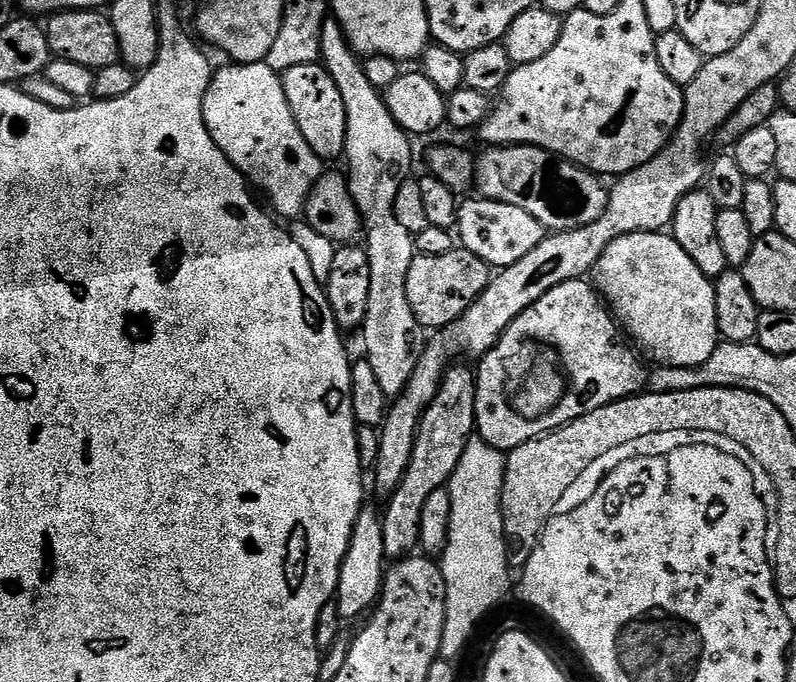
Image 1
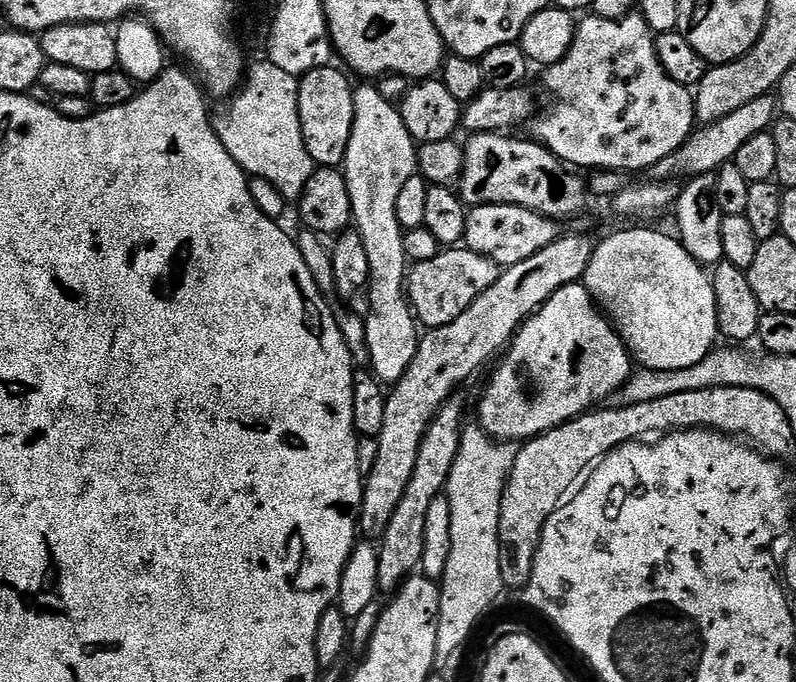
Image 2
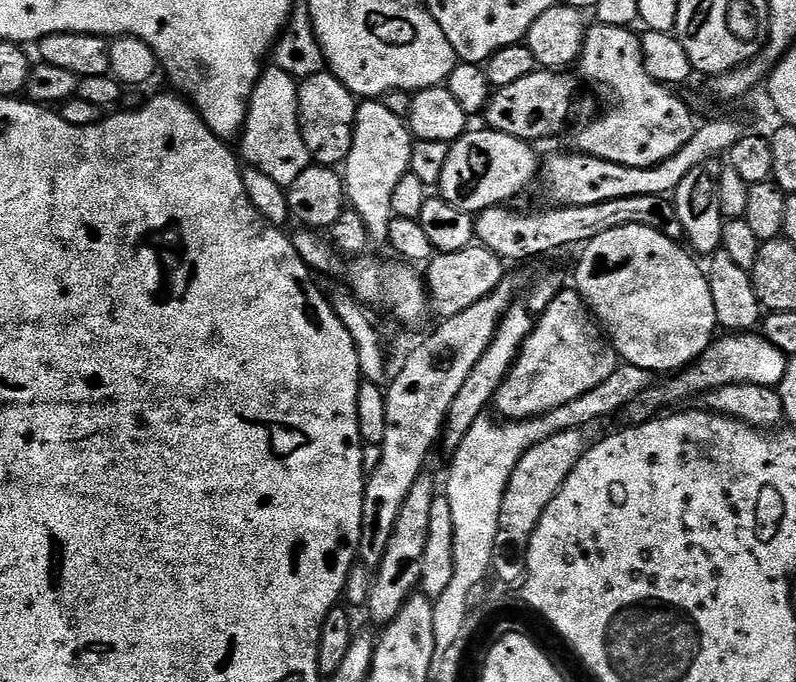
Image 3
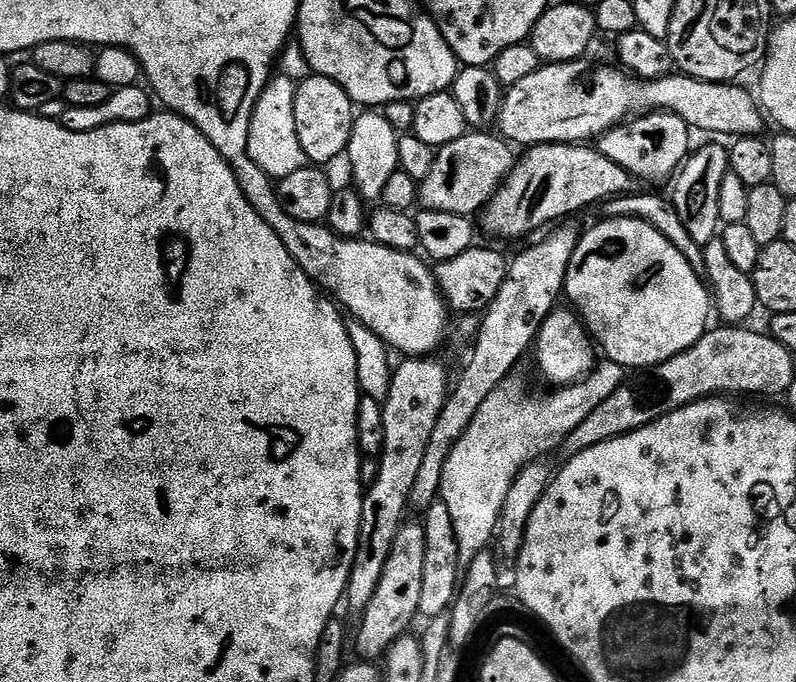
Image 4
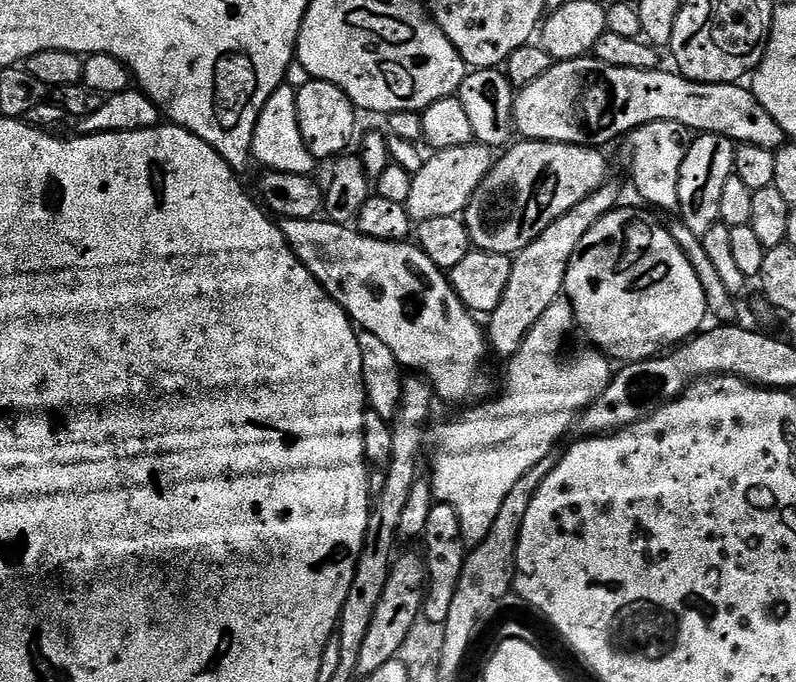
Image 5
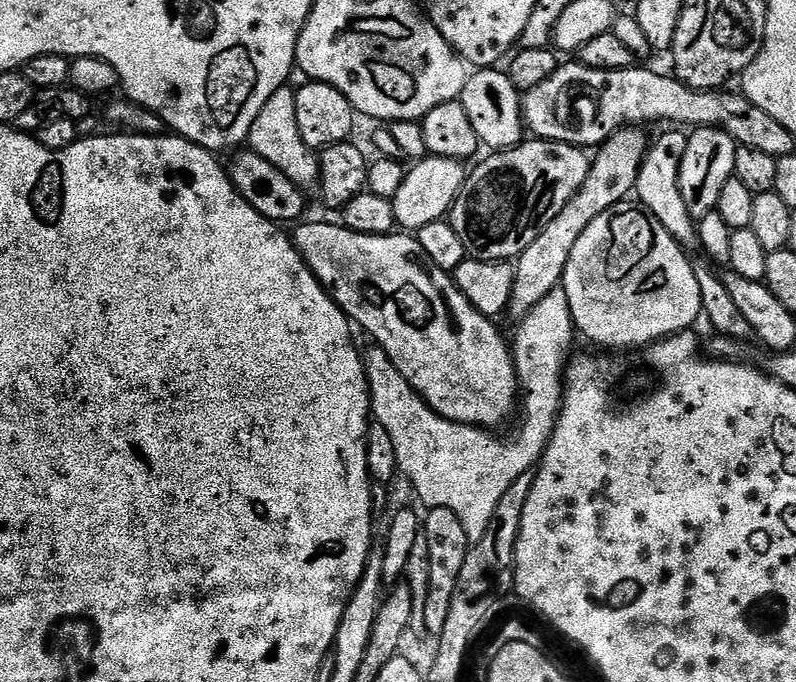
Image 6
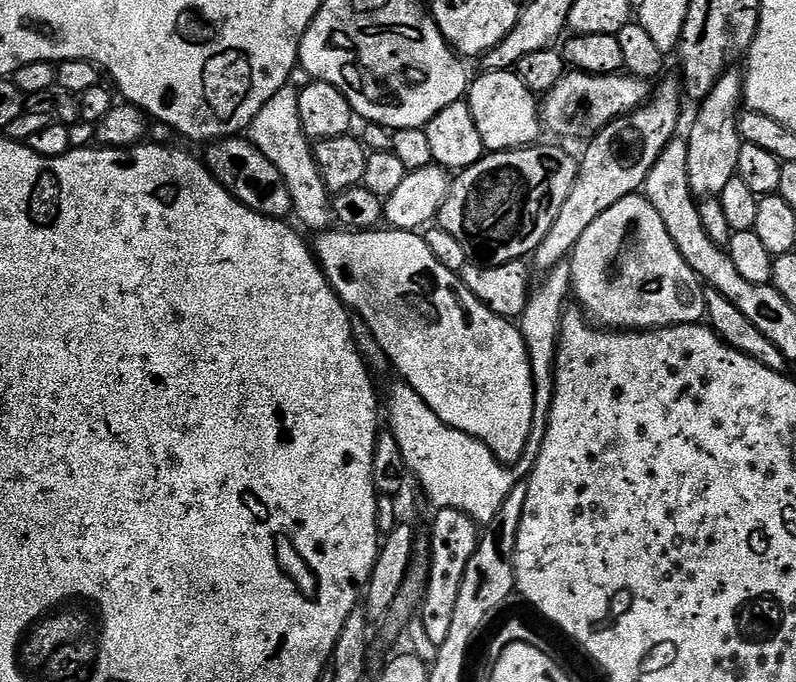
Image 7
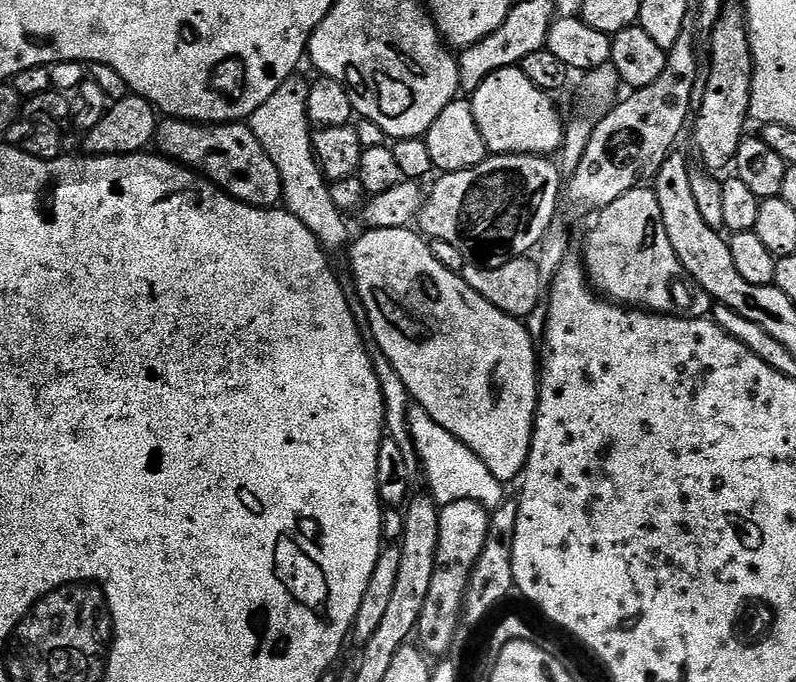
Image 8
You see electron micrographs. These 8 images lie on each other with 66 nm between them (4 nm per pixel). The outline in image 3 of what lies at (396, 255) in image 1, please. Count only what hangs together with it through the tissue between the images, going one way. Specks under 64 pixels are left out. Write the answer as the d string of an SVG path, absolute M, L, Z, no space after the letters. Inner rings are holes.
M368 98L357 105L348 155L342 162L345 199L366 224L369 241L385 245L393 217L394 189L412 169L416 140L407 121L390 112L383 101Z

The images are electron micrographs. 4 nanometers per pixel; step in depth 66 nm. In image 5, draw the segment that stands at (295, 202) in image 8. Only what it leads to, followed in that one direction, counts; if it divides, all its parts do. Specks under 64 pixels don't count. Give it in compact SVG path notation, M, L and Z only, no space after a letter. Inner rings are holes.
M294 60L287 68L285 83L280 85L270 98L266 98L266 106L258 114L258 122L254 126L252 135L251 155L260 164L265 164L265 169L273 172L289 172L295 176L308 176L318 166L318 160L312 156L303 141L302 132L298 124L298 106L296 105L297 89L311 80L307 70Z

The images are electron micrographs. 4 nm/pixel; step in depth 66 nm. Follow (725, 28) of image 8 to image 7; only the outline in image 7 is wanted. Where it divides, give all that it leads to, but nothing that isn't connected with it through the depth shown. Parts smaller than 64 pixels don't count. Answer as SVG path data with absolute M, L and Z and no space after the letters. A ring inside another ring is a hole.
M739 71L723 72L718 78L714 90L704 100L699 101L700 113L686 133L688 141L688 177L693 196L719 197L720 191L736 176L738 150L741 146L738 117L742 111L744 98L744 77Z

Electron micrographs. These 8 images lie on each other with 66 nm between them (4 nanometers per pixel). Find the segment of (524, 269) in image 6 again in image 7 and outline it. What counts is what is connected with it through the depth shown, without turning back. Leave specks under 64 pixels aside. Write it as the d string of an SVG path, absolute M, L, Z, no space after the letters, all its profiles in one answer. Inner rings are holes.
M663 80L655 85L654 91L636 111L628 113L625 120L612 120L598 135L587 141L585 148L588 149L584 157L579 157L570 198L562 202L562 210L558 210L554 226L550 226L546 238L542 238L536 247L534 261L540 270L561 263L600 214L604 214L616 202L621 202L622 198L643 189L650 170L654 170L654 162L658 162L662 150L666 150L666 146L677 135L676 127L680 124L681 81Z

